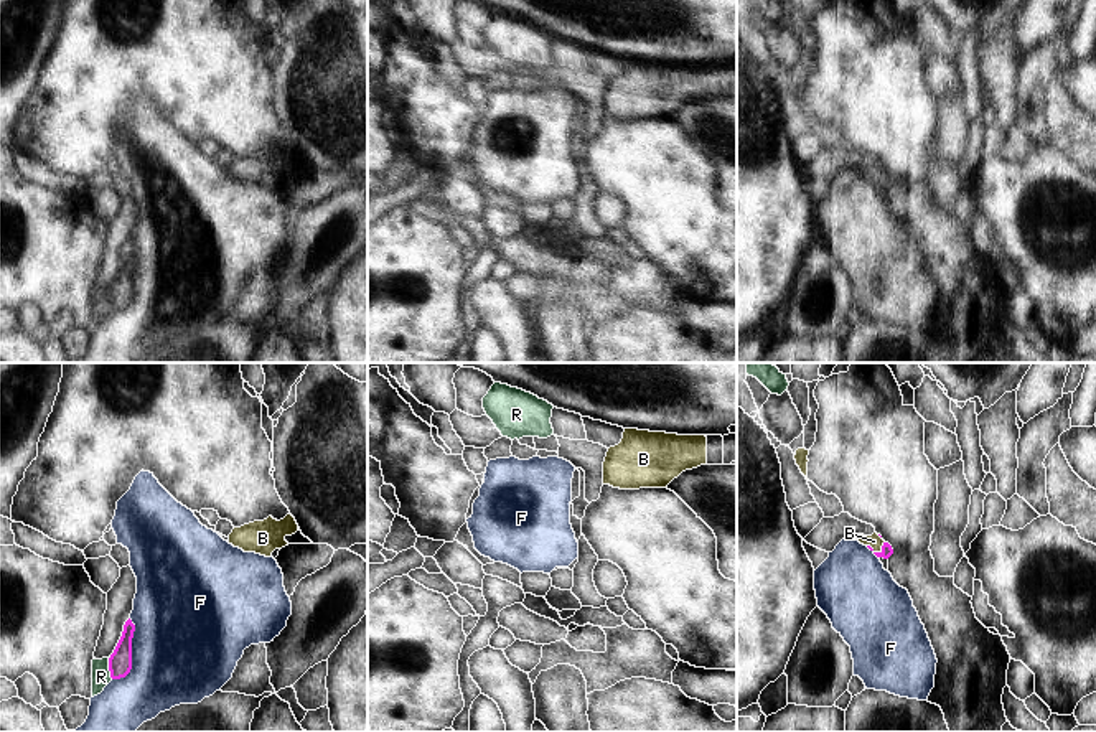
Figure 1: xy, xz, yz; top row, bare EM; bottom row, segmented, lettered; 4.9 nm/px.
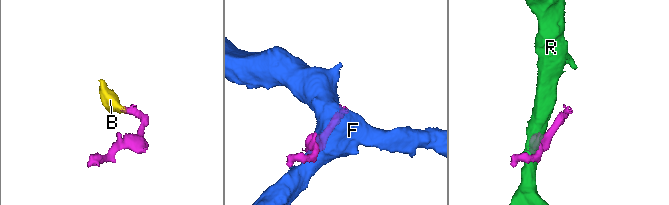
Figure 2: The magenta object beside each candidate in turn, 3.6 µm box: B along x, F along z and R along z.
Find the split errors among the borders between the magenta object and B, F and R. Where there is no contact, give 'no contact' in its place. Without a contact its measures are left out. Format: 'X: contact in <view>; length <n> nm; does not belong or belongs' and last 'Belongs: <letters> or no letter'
B: contact in yz; length 90 nm; belongs
F: contact in xy; length 320 nm; does not belong
R: contact in xy; length 110 nm; does not belong
Belongs: B

